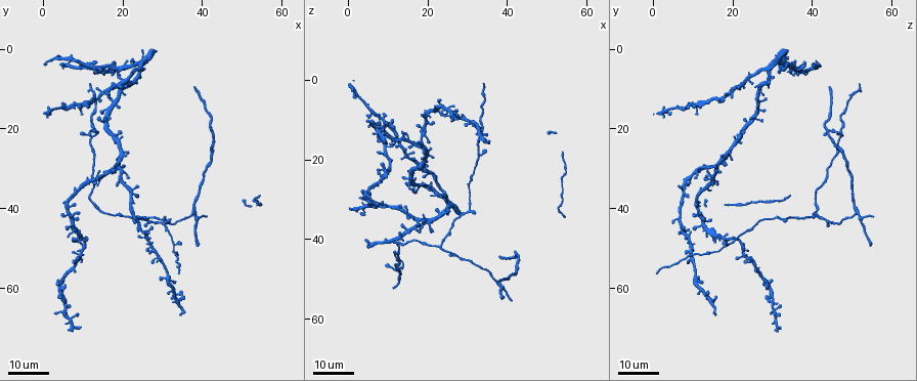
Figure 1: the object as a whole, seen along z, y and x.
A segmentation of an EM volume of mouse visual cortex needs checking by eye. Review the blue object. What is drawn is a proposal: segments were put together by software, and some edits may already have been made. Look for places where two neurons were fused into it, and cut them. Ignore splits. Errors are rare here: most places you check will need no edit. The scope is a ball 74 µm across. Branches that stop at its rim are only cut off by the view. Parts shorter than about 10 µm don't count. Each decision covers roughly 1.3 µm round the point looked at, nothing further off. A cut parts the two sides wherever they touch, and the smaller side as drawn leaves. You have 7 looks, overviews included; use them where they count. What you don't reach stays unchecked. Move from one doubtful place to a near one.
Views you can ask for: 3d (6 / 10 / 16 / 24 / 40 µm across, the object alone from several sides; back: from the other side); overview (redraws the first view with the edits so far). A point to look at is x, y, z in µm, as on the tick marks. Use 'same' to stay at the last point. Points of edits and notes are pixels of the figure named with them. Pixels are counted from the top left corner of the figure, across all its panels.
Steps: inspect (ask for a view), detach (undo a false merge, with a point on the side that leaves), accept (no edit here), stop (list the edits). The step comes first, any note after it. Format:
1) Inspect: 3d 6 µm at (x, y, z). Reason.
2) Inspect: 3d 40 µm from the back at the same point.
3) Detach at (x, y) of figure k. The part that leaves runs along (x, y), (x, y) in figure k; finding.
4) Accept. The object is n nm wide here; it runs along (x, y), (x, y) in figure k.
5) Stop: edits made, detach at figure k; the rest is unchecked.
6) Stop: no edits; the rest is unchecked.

Inspect: 3d 16 µm at (22.5, 42.0, 41.5). A fork.

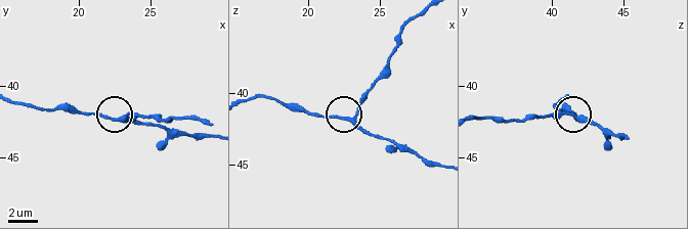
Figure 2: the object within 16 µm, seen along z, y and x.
Inspect: 3d 10 µm at (23.0, 42.2, 42.2).

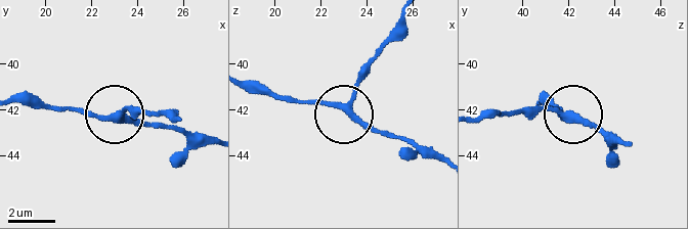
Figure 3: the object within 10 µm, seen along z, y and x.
Accept. The side arm is 50 µm long; 3 arms meet here; all the same neuron.

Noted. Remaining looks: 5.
Inspect: 3d 16 µm at (13.0, 22.0, 47.0). Three-way junction.

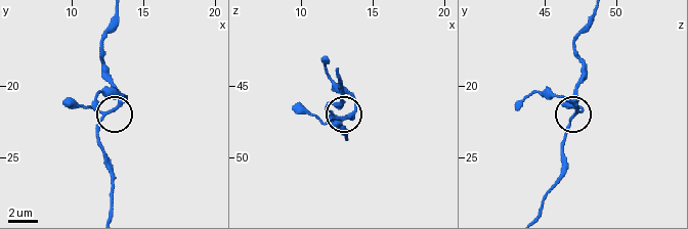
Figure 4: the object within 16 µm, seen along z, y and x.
Inspect: 3d 10 µm at (12.6, 22.0, 47.4).

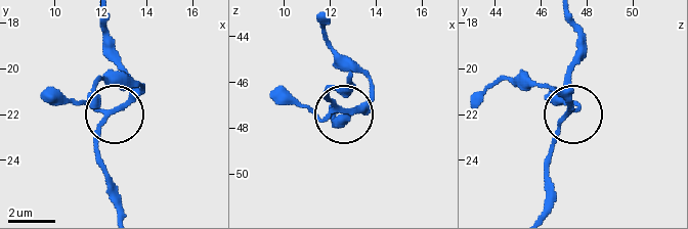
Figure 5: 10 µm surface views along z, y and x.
Inspect: 3d 10 µm from the back at (12.4, 21.8, 47.1). From behind.

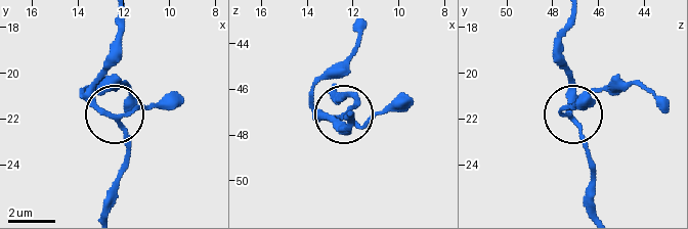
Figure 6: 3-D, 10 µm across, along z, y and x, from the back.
Accept. 3 arms meet here; it runs along (593, 207), (593, 178), (570, 116), (570, 74) in figure 6; all the same neuron.

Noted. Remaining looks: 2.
Inspect: 3d 16 µm at (11.5, 17.0, 47.0). Narrows sharply.

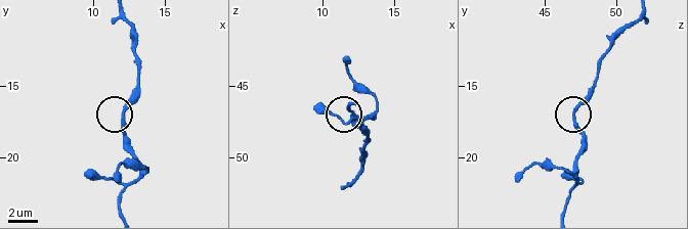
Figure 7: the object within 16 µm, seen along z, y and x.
Inspect: 3d 6 µm at (12.0, 17.2, 47.0).

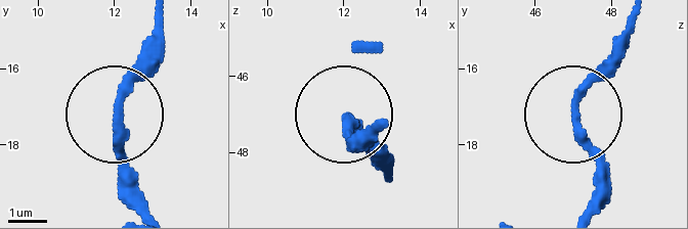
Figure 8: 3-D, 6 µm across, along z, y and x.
Accept. The object is 230 nm wide here; it runs along (148, 210), (125, 161), (116, 102), (152, 47) in figure 8; all the same neuron.

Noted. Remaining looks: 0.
Stop: no edits; the rest is unchecked.

